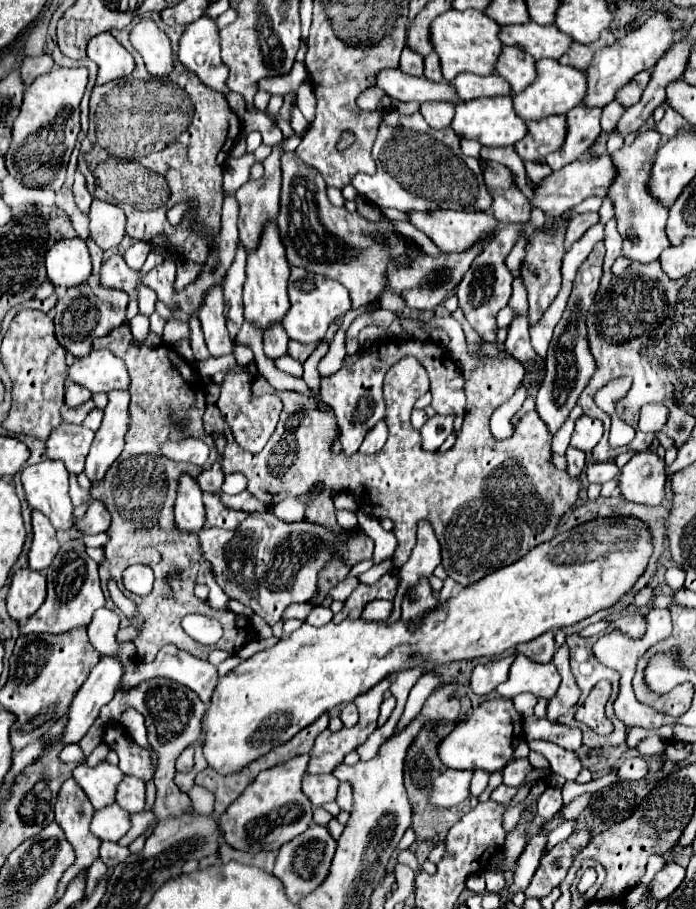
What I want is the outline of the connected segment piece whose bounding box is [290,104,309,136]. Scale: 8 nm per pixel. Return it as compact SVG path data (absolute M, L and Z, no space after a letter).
M295 104L292 109L292 116L290 121L291 127L294 129L297 135L302 136L308 128L309 122L306 118L302 115L301 111L298 109L297 105Z

